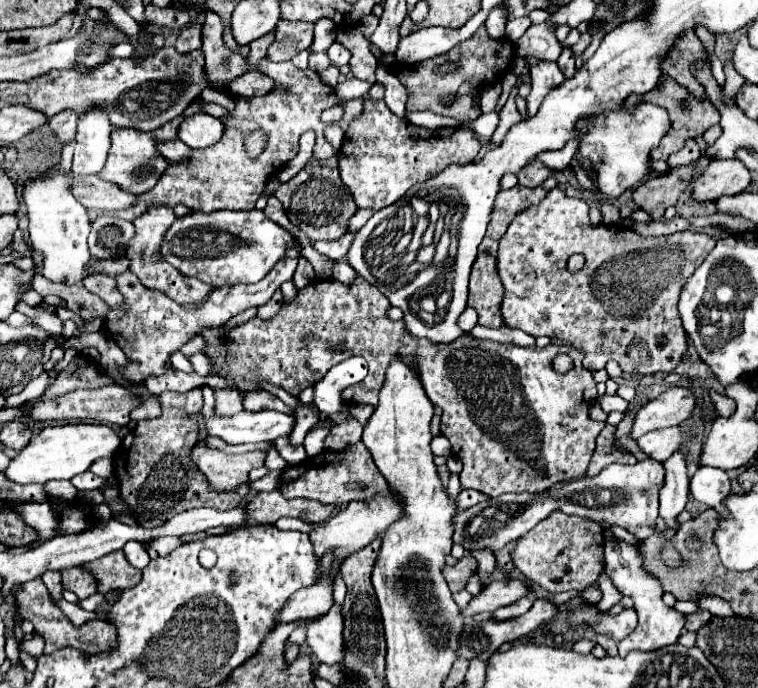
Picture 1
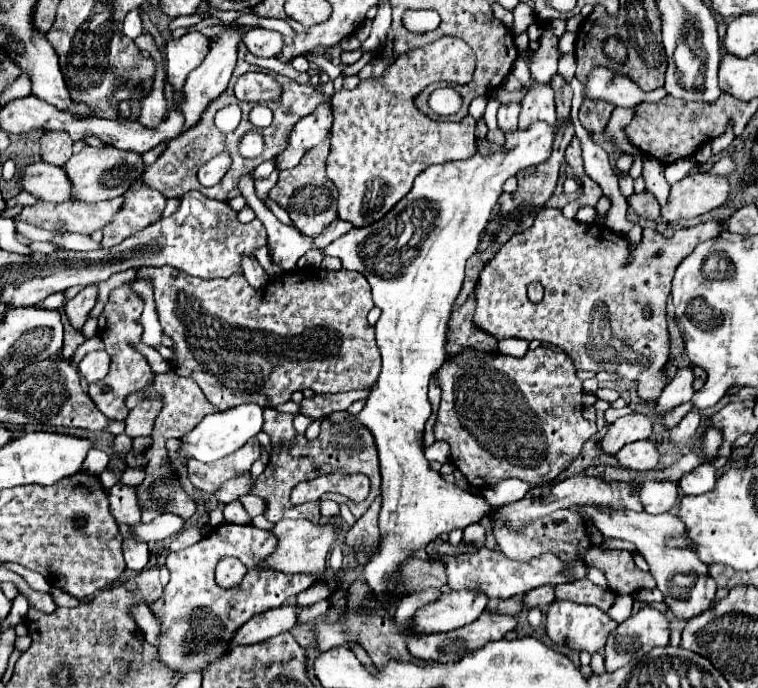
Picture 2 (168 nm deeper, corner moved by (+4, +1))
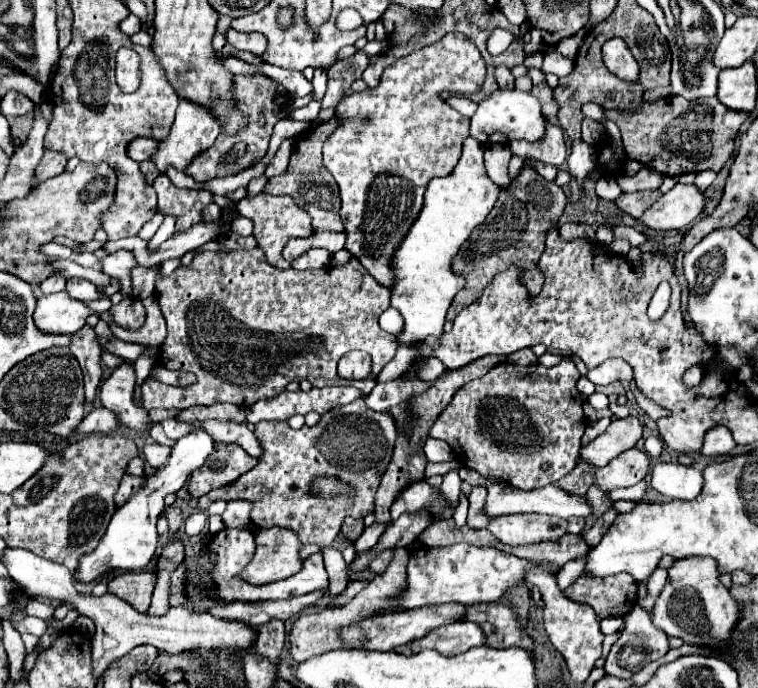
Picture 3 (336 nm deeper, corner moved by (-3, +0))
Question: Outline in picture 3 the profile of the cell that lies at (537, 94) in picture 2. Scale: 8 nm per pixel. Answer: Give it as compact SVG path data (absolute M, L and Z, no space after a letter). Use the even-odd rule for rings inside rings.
M546 121L546 137L542 141L514 141L510 143L510 149L514 155L520 155L524 159L524 165L530 165L526 159L538 159L542 163L550 163L554 167L560 167L566 161L566 141L564 131L558 125L552 125Z

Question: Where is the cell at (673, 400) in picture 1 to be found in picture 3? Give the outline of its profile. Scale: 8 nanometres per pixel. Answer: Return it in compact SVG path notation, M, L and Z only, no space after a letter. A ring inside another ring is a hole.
M630 415L626 419L614 419L600 437L596 437L588 447L582 449L582 459L596 467L604 467L626 449L632 449L640 437L642 423L638 417Z

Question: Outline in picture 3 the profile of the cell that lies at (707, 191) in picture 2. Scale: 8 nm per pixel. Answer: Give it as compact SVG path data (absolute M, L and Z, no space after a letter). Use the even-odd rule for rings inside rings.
M678 183L672 191L664 193L644 215L644 225L652 229L684 229L702 215L708 197L696 185Z

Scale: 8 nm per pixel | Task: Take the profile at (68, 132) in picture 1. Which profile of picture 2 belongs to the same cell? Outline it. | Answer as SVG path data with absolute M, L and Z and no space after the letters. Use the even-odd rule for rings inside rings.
M49 130L41 136L41 160L53 166L63 166L73 156L73 140L67 132Z

